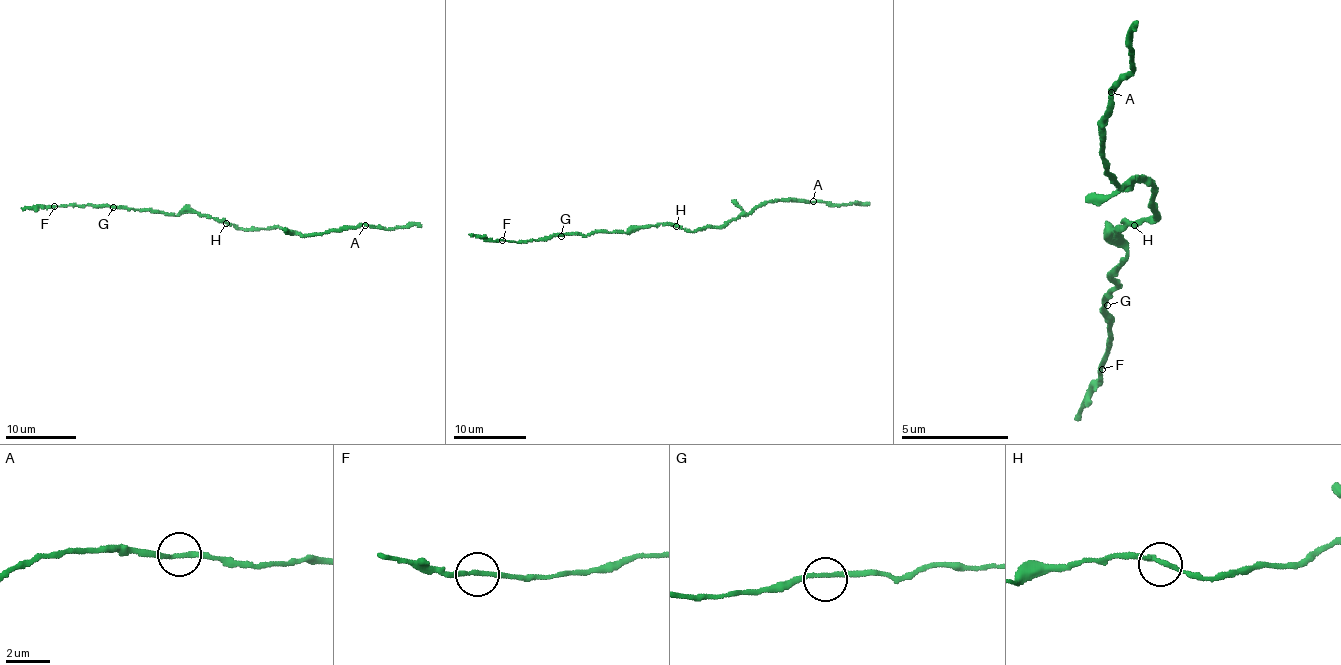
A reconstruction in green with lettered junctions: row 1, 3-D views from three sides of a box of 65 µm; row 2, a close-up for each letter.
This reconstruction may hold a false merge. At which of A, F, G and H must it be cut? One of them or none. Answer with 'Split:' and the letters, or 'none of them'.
Split: none of them

